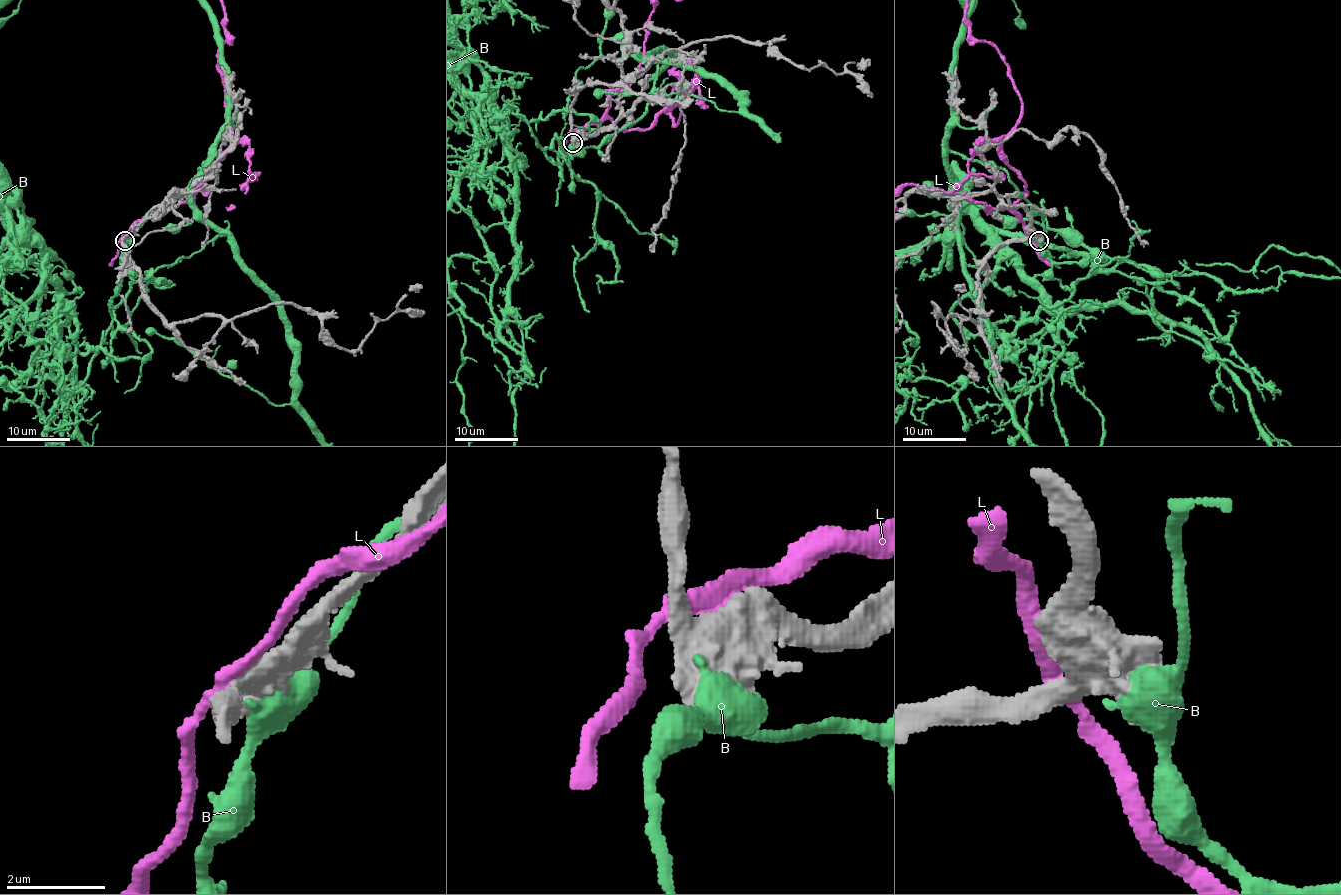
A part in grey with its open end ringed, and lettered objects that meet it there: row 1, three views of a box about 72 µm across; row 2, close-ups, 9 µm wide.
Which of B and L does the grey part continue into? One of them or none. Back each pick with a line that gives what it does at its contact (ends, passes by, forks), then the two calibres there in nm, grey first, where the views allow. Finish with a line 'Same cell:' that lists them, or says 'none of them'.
Same cell: none of them

